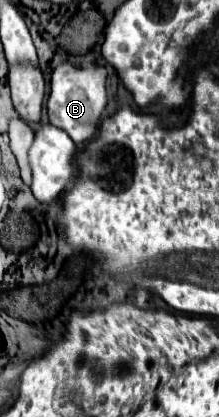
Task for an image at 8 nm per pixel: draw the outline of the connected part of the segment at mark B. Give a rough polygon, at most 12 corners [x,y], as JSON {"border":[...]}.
{"border":[[57,66],[49,122],[89,142],[107,108],[103,66]]}

